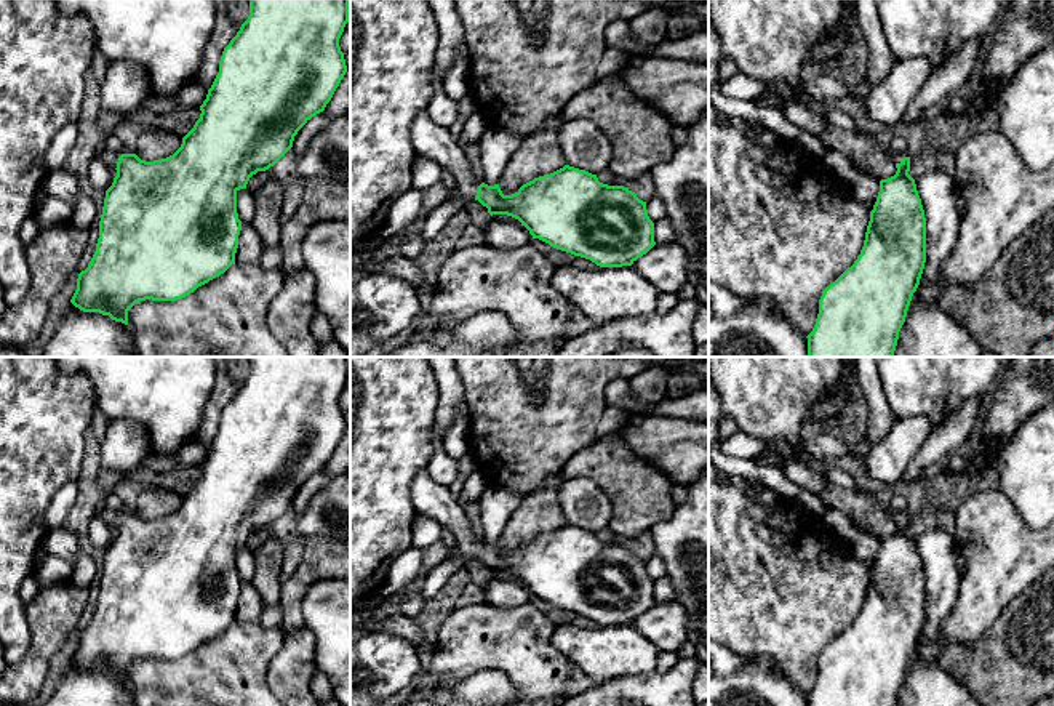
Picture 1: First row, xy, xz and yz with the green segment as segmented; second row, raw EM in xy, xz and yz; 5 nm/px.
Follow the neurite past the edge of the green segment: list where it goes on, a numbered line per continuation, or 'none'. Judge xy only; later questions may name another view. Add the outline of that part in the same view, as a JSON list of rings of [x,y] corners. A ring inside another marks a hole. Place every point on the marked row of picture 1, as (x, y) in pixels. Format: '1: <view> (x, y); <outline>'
1: xy (106, 156); [[[102,146],[102,147],[98,150],[96,157],[98,157],[102,163],[106,163],[110,170],[115,170],[120,154],[118,154],[118,152],[114,152],[114,150],[110,150],[110,149],[107,149],[106,146]]]

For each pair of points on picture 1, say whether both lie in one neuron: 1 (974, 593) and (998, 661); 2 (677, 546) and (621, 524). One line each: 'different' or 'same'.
1: different
2: different

